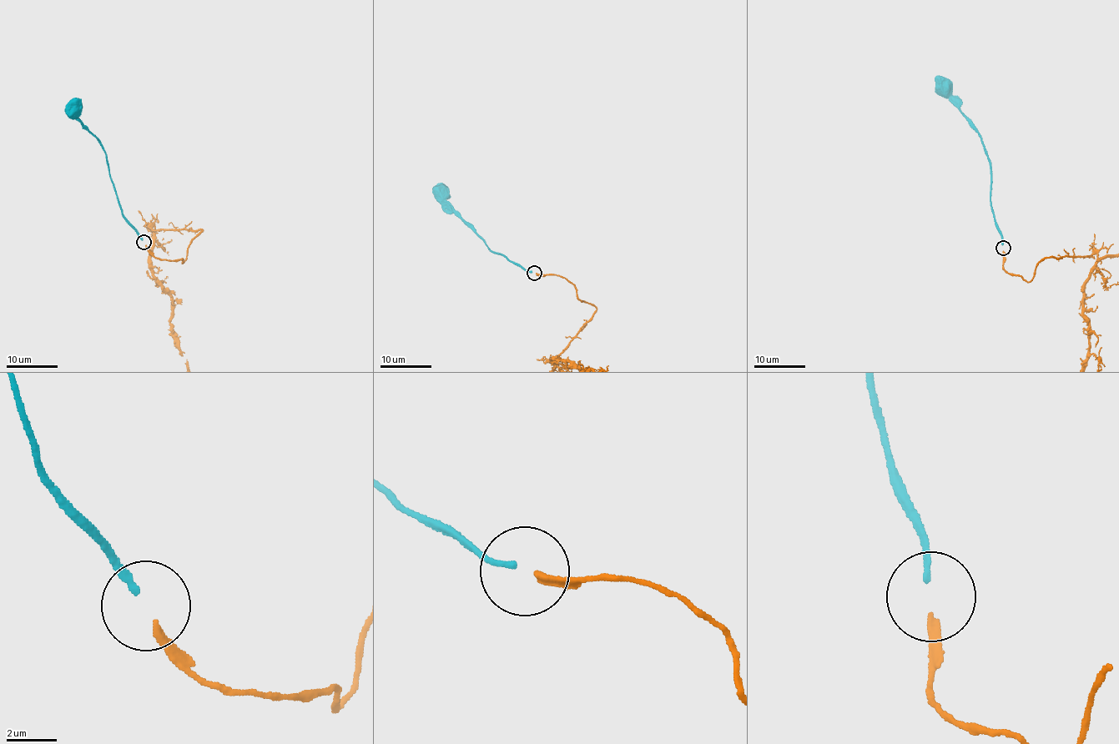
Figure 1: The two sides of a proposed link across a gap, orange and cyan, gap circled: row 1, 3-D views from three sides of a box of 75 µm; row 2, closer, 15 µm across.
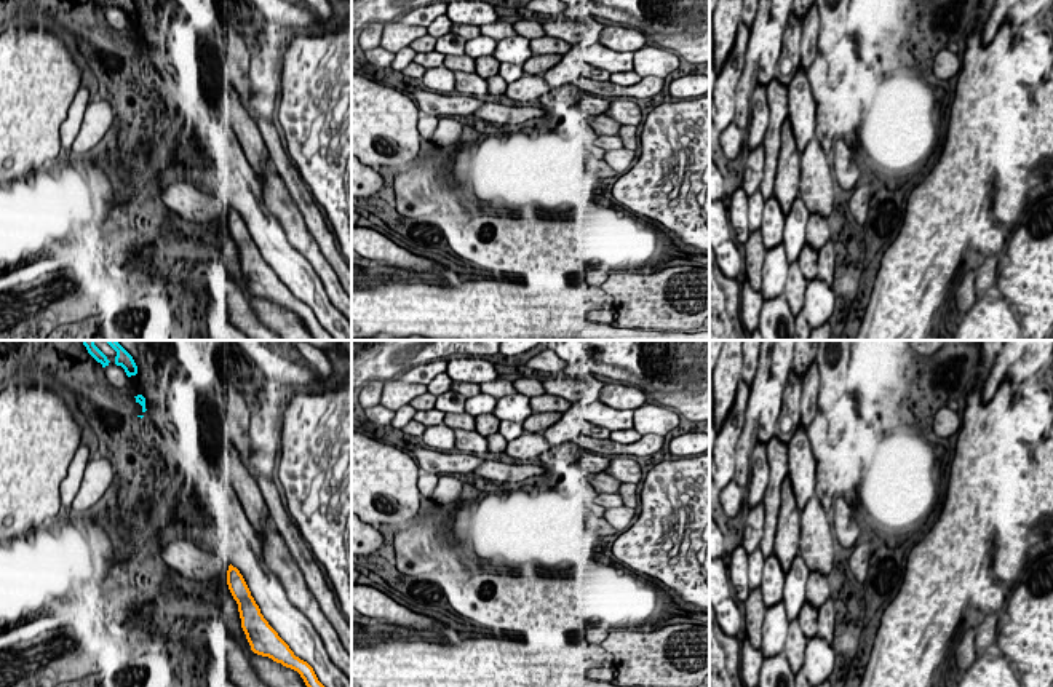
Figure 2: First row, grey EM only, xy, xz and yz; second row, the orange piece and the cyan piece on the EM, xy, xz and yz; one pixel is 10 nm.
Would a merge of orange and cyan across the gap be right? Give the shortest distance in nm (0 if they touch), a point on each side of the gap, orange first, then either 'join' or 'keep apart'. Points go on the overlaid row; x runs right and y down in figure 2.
1700 nm | xy (230, 564), (141, 417) | keep apart

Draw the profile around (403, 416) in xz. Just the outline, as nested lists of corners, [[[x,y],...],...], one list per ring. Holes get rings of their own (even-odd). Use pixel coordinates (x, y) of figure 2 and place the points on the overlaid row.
[[[409,404],[407,406],[403,406],[399,407],[396,412],[395,412],[395,417],[391,420],[391,428],[396,428],[396,430],[401,430],[403,427],[406,427],[411,420],[414,420],[414,415],[415,415],[415,409],[411,407]]]

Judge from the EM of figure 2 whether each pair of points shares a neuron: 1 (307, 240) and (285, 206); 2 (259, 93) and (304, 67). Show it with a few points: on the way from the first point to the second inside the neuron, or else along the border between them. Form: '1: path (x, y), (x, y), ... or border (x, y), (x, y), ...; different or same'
1: path (299, 232), (288, 214); same
2: border (280, 75), (280, 95), (277, 98); different

